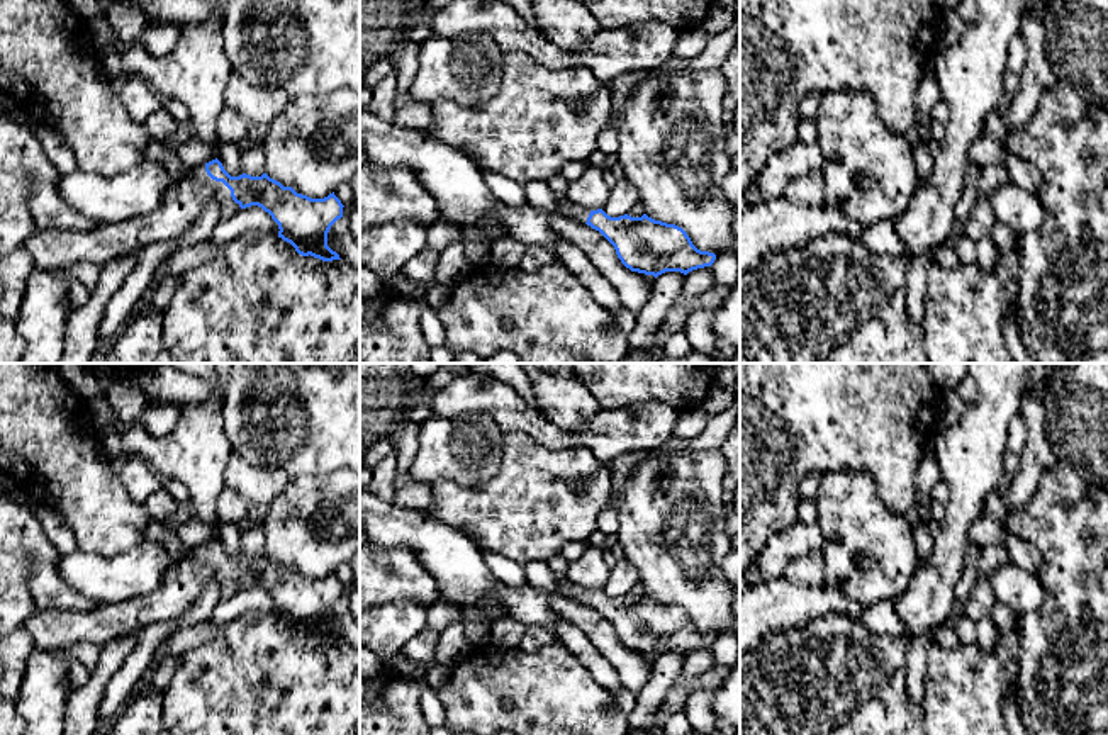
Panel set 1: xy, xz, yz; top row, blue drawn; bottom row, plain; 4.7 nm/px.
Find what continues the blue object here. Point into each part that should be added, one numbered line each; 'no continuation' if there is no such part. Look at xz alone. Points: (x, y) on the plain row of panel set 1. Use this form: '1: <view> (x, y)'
1: xz (565, 588)

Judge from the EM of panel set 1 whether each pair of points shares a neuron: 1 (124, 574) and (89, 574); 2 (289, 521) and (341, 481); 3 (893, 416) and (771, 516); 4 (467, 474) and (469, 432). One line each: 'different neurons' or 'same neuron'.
1: same neuron
2: same neuron
3: same neuron
4: same neuron

